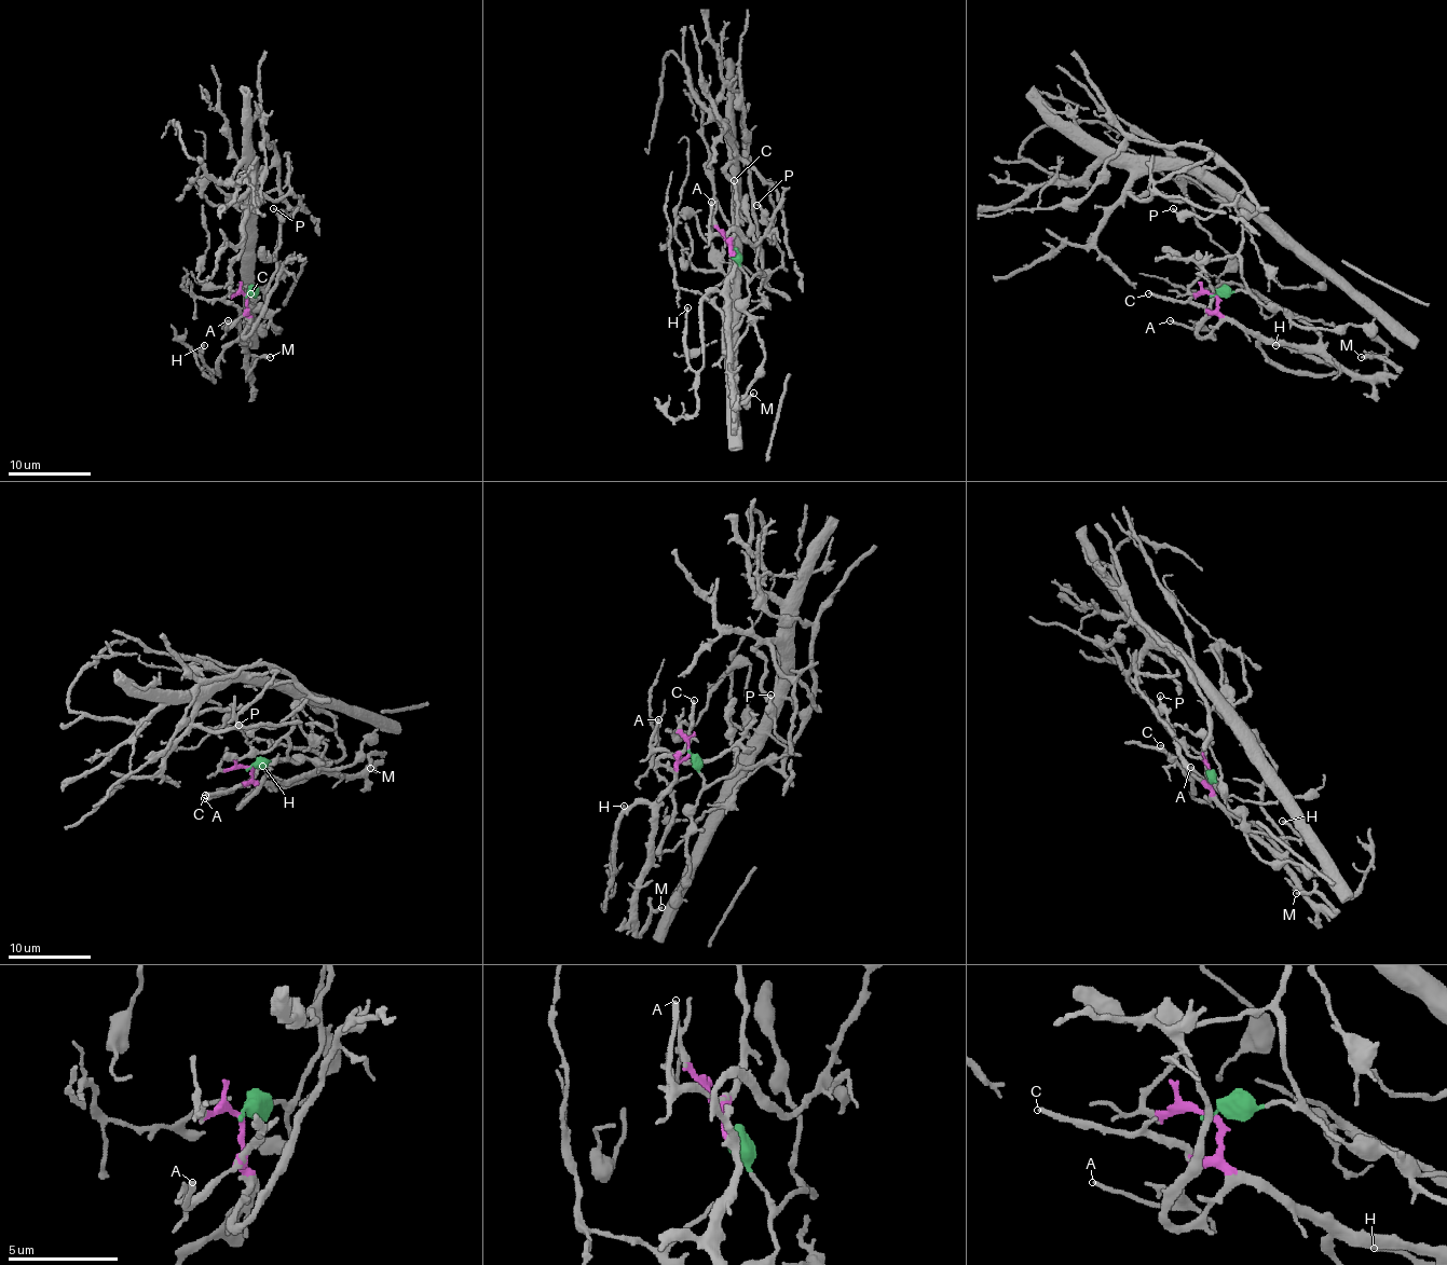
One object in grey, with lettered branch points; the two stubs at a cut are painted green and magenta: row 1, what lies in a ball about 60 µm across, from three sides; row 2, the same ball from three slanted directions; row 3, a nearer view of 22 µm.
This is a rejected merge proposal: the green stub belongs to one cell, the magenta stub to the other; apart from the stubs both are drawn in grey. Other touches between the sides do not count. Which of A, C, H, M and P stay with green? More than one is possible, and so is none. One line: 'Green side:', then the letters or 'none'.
Green side: P

